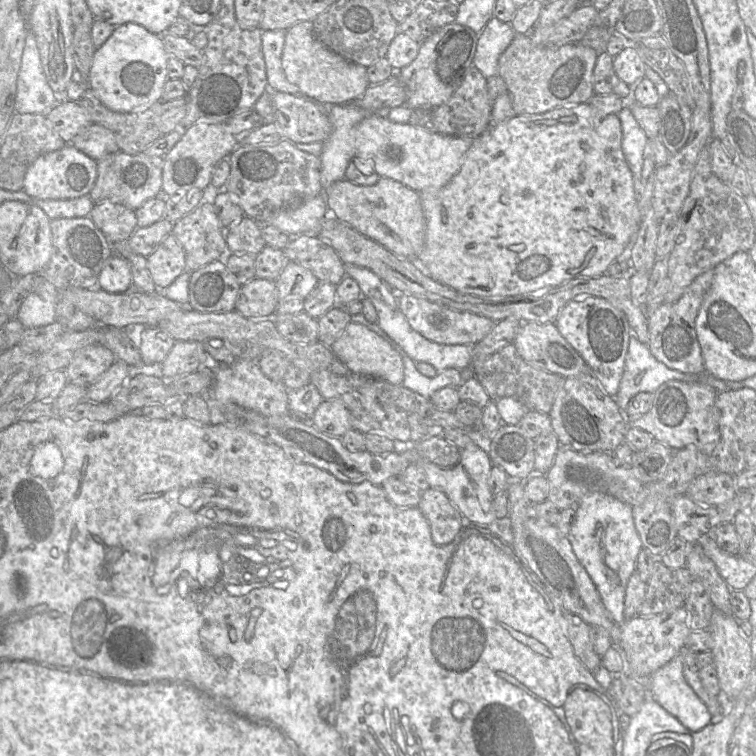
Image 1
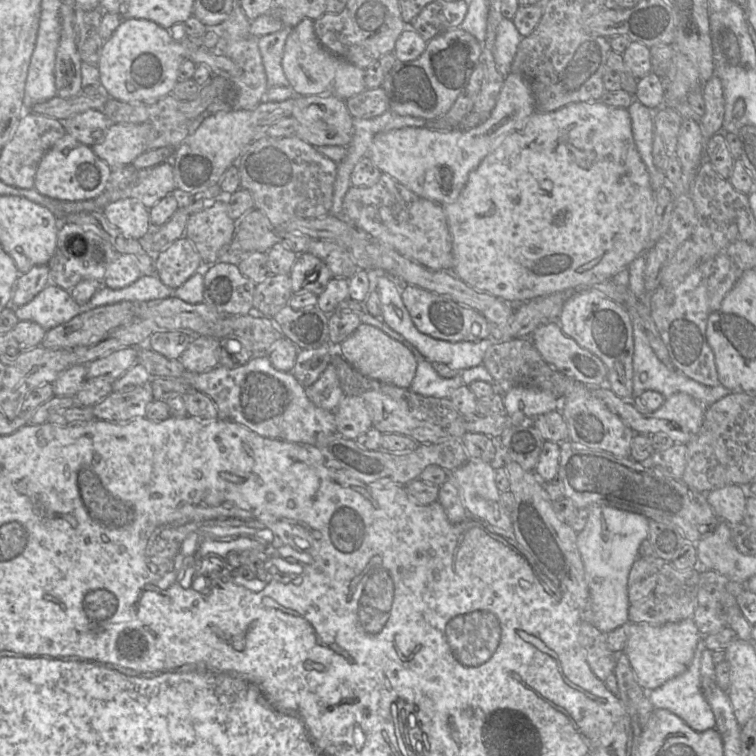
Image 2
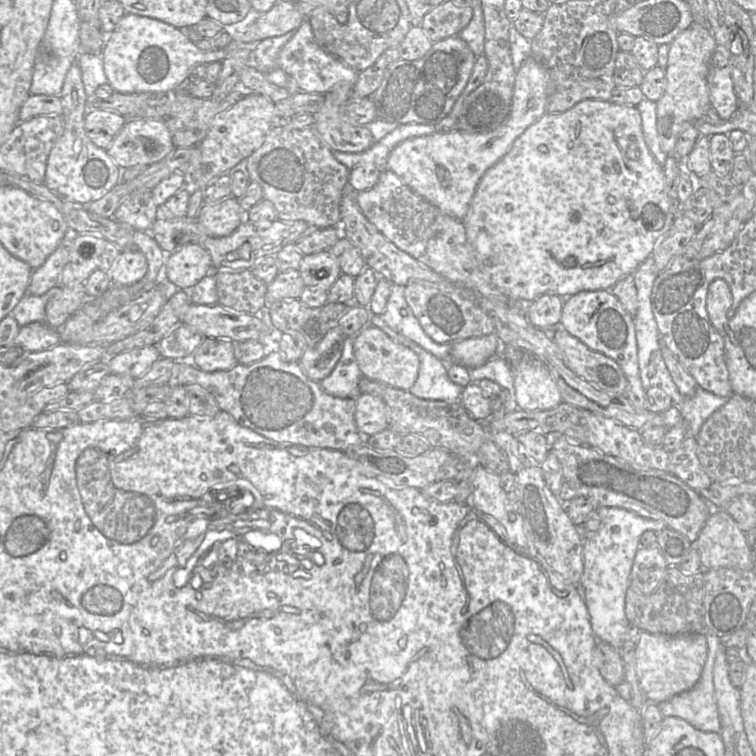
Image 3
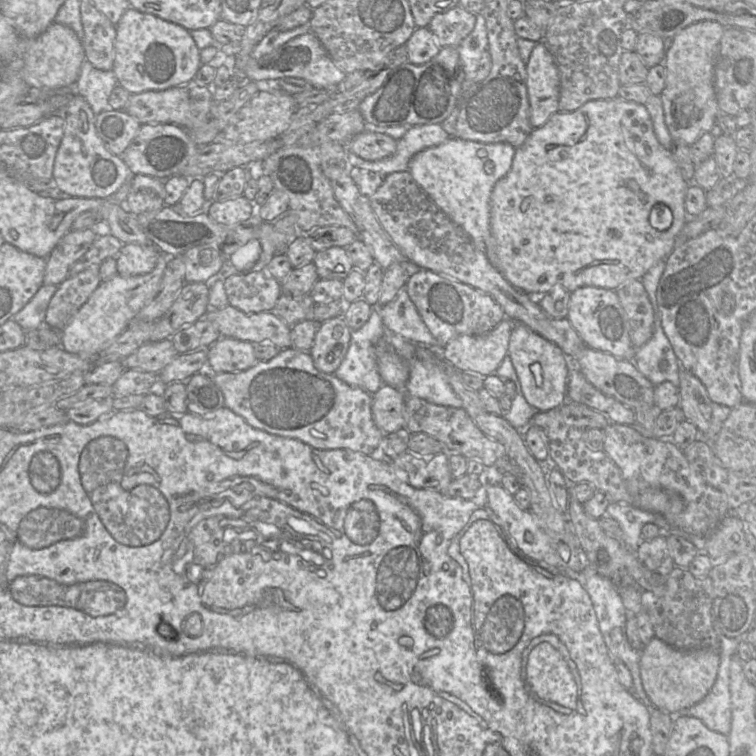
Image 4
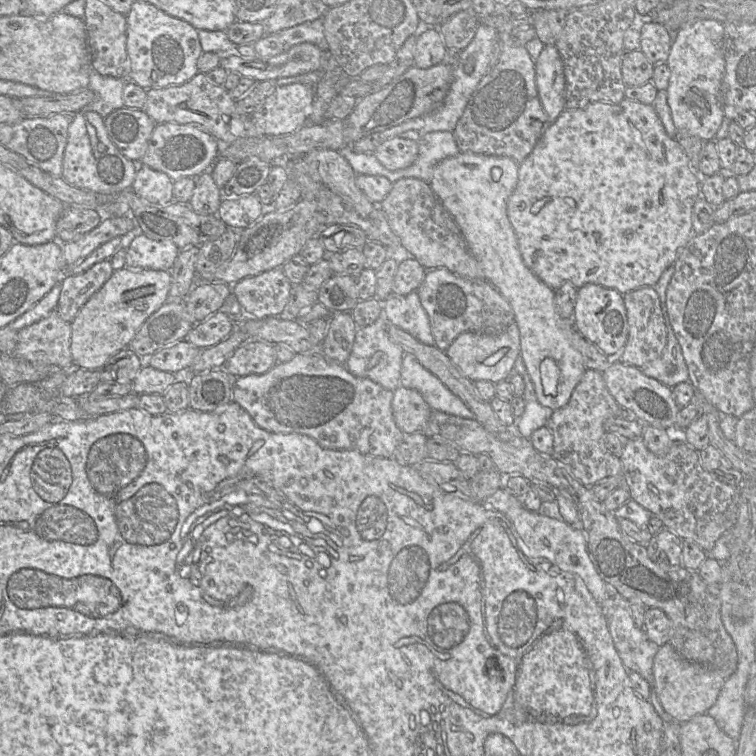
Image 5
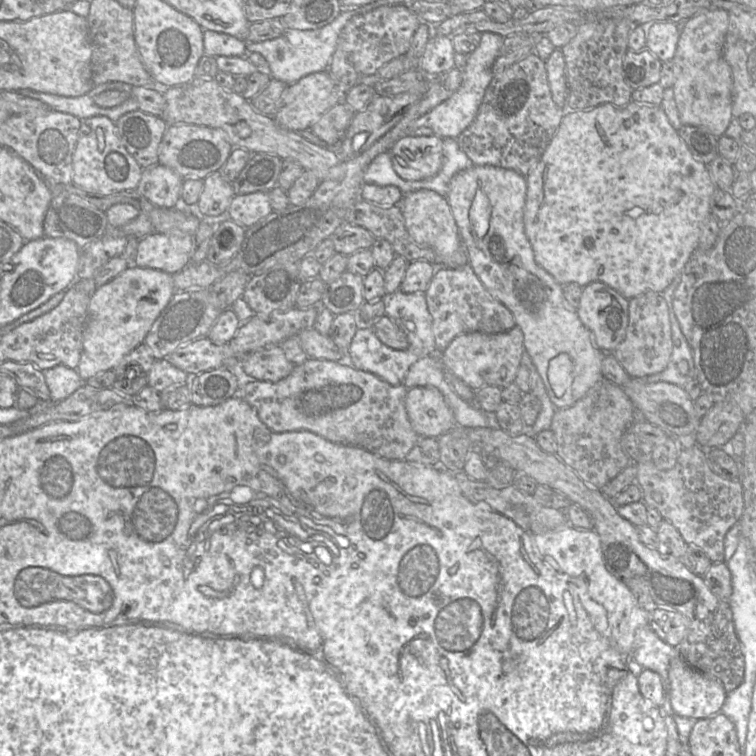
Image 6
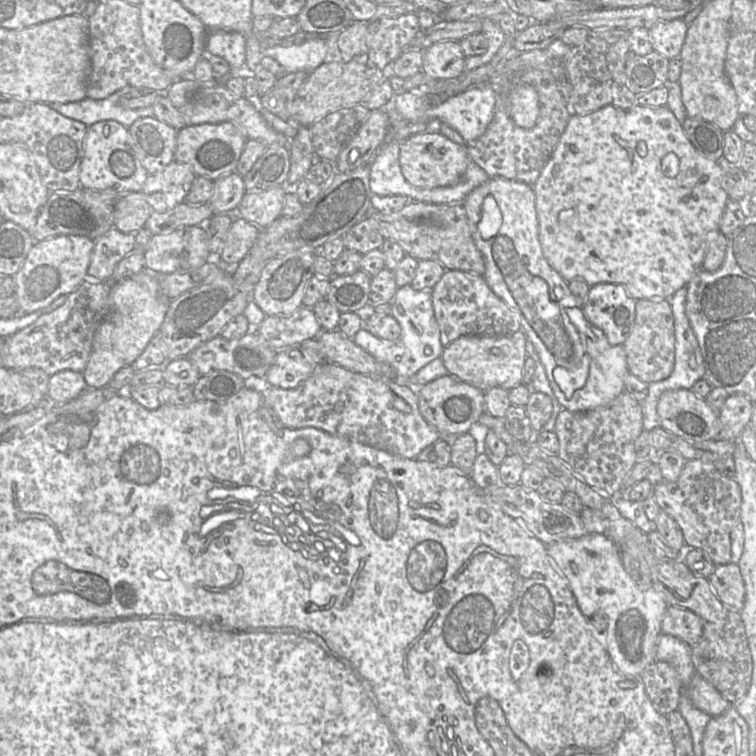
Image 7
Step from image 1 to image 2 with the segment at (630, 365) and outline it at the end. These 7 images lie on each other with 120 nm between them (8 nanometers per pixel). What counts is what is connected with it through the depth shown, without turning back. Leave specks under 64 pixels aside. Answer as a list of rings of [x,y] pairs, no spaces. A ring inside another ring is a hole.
[[[633,324],[634,354],[633,354],[633,396],[639,396],[646,390],[654,390],[665,398],[678,392],[684,392],[699,401],[705,408],[732,393],[725,386],[707,386],[690,379],[675,367],[665,365],[655,354],[648,338],[640,324]]]

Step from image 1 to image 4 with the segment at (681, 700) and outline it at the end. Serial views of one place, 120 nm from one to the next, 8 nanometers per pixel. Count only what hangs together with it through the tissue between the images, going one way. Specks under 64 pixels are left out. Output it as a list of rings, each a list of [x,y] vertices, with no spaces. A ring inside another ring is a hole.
[[[718,635],[720,639],[720,663],[717,678],[708,694],[698,703],[684,710],[678,715],[689,715],[700,719],[710,730],[728,735],[731,730],[731,695],[730,695],[730,660],[737,653],[738,644],[742,636],[730,638]]]

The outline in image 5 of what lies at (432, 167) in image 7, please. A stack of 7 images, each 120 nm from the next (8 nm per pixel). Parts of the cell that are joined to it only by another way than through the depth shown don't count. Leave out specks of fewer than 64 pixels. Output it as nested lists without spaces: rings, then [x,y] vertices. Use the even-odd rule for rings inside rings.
[[[399,136],[382,143],[374,155],[388,170],[396,171],[410,166],[418,157],[418,141]]]

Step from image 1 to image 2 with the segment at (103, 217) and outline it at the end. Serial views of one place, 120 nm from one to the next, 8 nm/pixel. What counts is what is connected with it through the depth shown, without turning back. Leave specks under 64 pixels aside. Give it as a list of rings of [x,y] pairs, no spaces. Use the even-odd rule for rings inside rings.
[[[124,198],[107,204],[102,214],[126,237],[140,239],[152,227],[149,209],[136,198]]]

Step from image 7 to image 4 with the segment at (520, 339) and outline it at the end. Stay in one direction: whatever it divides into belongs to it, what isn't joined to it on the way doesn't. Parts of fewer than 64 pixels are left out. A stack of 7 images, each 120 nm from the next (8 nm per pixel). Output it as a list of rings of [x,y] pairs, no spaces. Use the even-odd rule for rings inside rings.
[[[505,318],[485,334],[458,335],[436,352],[459,371],[489,376],[495,373],[508,355],[509,340],[515,323]]]

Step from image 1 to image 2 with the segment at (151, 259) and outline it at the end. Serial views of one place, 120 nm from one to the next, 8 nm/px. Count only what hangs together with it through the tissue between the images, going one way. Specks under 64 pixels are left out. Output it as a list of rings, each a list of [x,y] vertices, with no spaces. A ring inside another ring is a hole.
[[[186,237],[175,240],[154,256],[154,274],[172,290],[202,269],[201,257]]]

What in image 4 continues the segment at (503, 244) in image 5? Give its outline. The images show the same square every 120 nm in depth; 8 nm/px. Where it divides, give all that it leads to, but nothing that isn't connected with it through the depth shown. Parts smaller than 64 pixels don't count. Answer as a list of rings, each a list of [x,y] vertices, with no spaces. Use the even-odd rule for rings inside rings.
[[[449,137],[443,143],[414,155],[408,171],[435,205],[471,238],[476,248],[486,253],[487,240],[491,237],[491,193],[496,182],[509,172],[514,155],[515,148],[509,143],[482,143]],[[516,322],[509,340],[508,356],[510,357],[519,378],[523,396],[536,410],[539,412],[549,411],[561,406],[568,400],[567,385],[571,360],[556,344],[532,331],[525,324]]]

